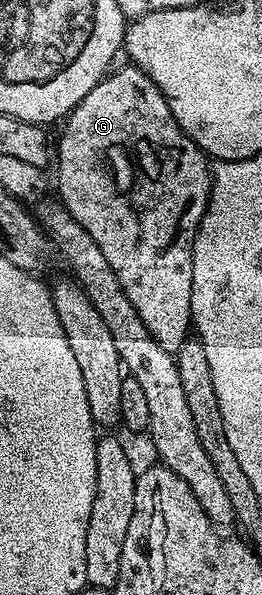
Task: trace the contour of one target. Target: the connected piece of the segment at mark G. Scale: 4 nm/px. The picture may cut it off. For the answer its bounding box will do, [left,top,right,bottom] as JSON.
[56,64,212,355]

